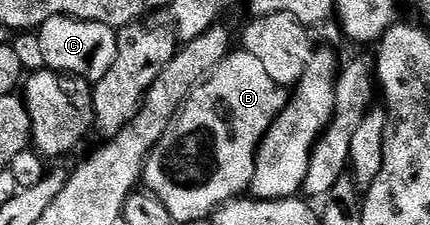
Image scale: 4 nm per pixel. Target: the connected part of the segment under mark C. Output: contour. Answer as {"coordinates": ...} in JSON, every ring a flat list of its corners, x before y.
{"coordinates":[[72,16,47,18,36,33,39,50,43,50,45,68,58,74,68,74,82,80,96,82,107,74,117,53,117,32,109,24,74,20]]}

